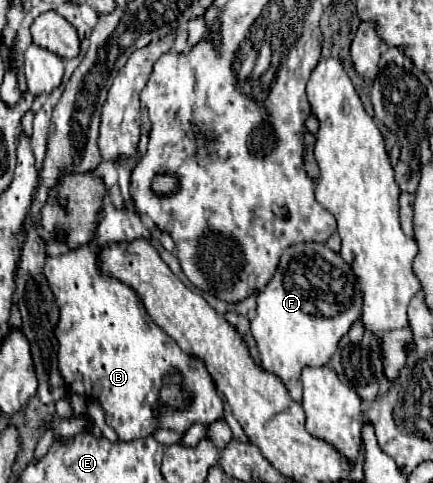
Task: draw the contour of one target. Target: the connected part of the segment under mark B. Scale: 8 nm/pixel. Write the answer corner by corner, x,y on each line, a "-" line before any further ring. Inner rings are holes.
106,200
102,204
100,220
98,220
92,242
86,244
84,248
77,248
56,256
56,258
46,258
46,264
44,264
44,276
48,278
56,304
60,308
60,322
56,326
56,338
60,342
58,368
62,372
62,378
72,394
80,394
84,398
96,398
106,412
106,424
110,428
114,428
114,432
118,434
120,440
126,440
126,442
136,440
136,438
146,438
152,432
156,432
156,428
170,428
170,430
184,432
194,422
202,422
208,426
214,420
224,416
222,400
216,394
216,388
214,388
212,378
210,378
208,370
204,368
204,364
200,360
196,360
194,356
186,354
184,350
180,350
180,346
166,332
162,332
162,328
158,324
154,324
154,320
150,320
140,296
136,296
136,292
130,286
122,284
118,278
108,276
106,272
100,270
100,250
114,241
130,242
130,240
140,240
140,238
150,242
148,226
144,226
144,222
134,212
128,212
126,208
120,212
112,206
110,200
-
194,364
196,364
196,390
190,390
190,372
192,372
-
176,368
186,378
186,384
188,384
186,392
190,394
190,404
188,404
188,408
176,410
176,412
164,408
160,412
160,416
156,418
152,410
154,410
154,404
158,398
158,390
162,386
162,378
170,372
174,372

